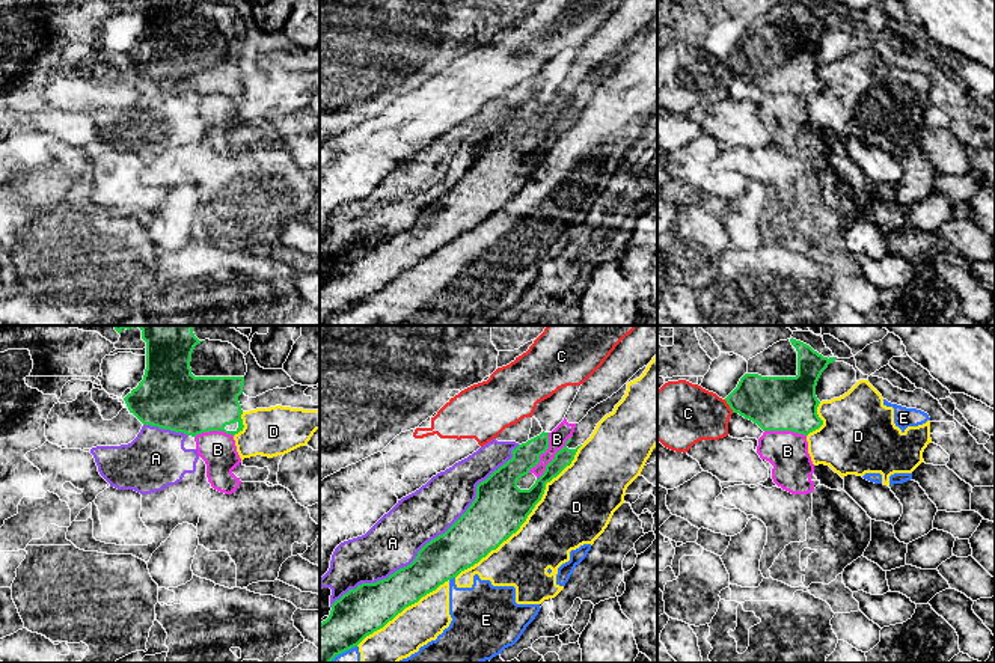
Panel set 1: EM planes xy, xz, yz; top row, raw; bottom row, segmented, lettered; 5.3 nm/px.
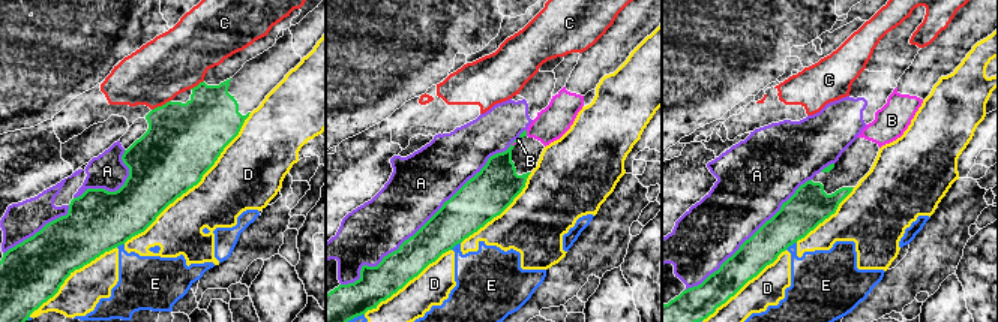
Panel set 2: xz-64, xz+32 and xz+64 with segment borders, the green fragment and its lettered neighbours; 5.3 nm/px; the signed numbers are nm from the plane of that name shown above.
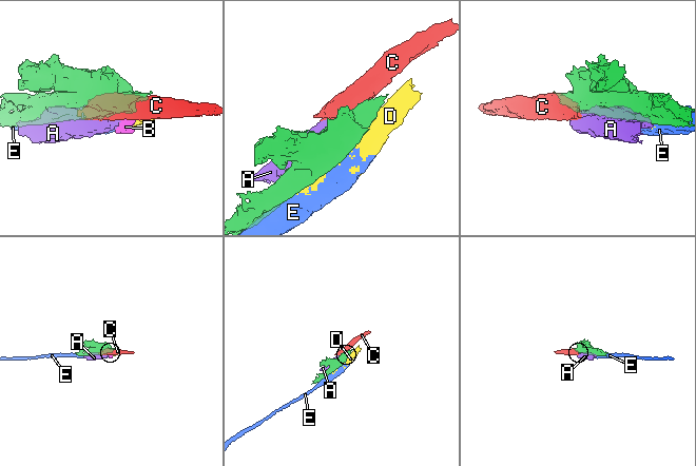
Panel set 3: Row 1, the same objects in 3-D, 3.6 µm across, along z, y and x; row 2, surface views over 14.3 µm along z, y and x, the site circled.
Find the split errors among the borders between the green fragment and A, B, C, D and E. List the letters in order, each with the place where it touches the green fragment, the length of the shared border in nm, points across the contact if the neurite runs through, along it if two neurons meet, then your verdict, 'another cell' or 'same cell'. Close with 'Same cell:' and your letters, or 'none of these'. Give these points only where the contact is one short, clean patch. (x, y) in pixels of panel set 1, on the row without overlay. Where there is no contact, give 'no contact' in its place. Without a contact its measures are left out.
A: meets green in xz at (434, 201); contact 1300 nm long; another cell
B: meets green in xz at (554, 121); contact 300 nm long; border along xz (570, 98), (537, 142); another cell
C: meets green in yz at (728, 67); contact 90 nm long; border along yz (724, 62), (733, 74); another cell
D: meets green in xz at (526, 180); contact 1000 nm long; another cell
E: meets green in xz at (342, 314); contact 180 nm long; another cell
Same cell: none of these

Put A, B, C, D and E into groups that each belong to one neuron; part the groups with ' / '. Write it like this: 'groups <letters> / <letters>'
groups A / B / C / D E

